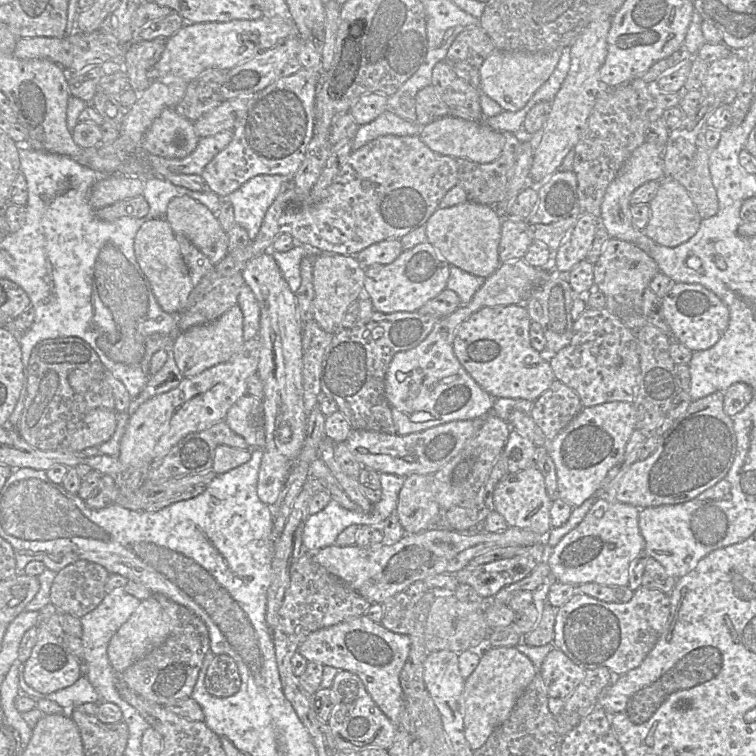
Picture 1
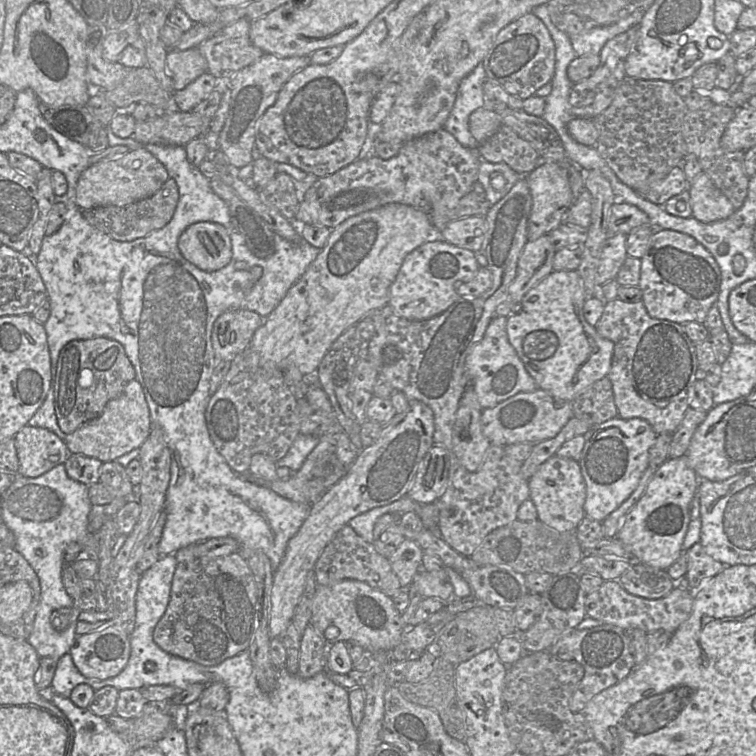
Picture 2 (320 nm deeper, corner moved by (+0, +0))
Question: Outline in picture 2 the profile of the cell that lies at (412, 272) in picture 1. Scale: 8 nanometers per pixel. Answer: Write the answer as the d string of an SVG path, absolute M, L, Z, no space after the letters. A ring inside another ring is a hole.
M439 231L404 259L389 289L388 305L409 320L427 320L446 311L460 298L457 288L471 281L480 269L476 252L440 238Z

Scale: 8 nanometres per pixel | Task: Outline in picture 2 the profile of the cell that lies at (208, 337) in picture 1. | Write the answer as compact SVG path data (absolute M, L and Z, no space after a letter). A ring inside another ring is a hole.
M231 309L214 322L211 342L218 361L234 358L249 345L265 318L248 309Z

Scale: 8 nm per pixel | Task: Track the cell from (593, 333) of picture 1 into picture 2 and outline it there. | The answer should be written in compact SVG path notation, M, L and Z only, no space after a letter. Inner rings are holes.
M618 298L605 303L604 311L595 325L598 334L614 343L614 352L607 378L612 383L618 417L640 418L659 433L674 433L690 408L688 394L698 379L697 345L686 334L682 324L651 317L642 301L624 302Z

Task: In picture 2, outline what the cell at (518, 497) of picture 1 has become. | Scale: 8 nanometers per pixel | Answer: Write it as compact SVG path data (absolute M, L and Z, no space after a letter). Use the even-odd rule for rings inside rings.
M553 456L546 460L530 477L529 499L537 510L537 519L559 532L575 531L586 517L584 504L586 484L577 460Z

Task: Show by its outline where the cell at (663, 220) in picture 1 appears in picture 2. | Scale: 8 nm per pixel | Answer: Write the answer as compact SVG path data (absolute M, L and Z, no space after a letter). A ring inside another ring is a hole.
M703 172L689 182L687 191L690 194L691 216L701 222L710 223L723 220L735 211L729 199Z

